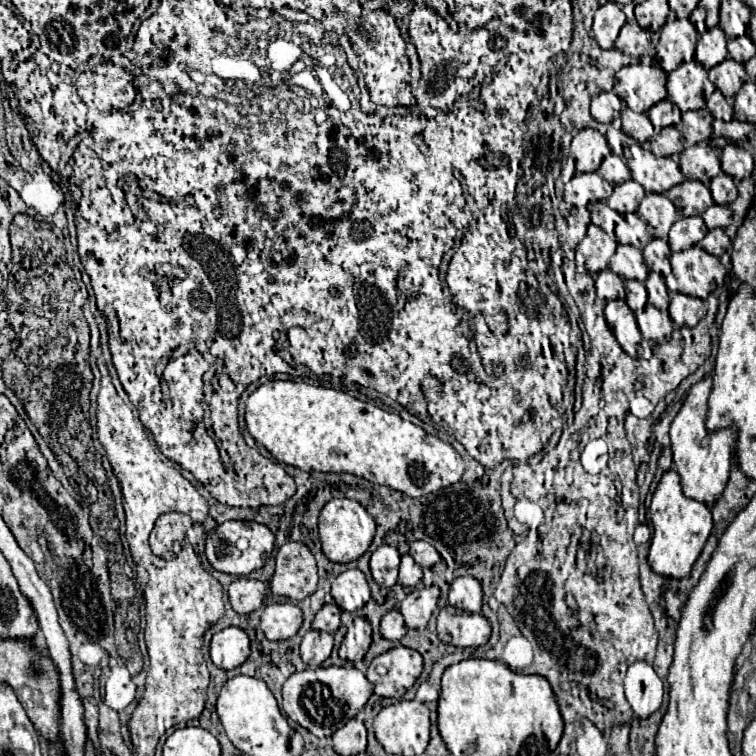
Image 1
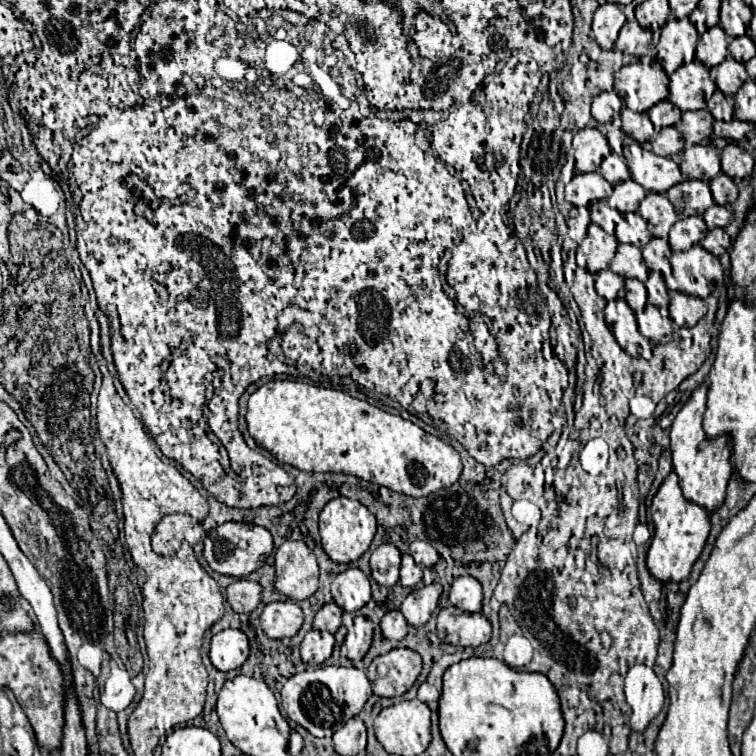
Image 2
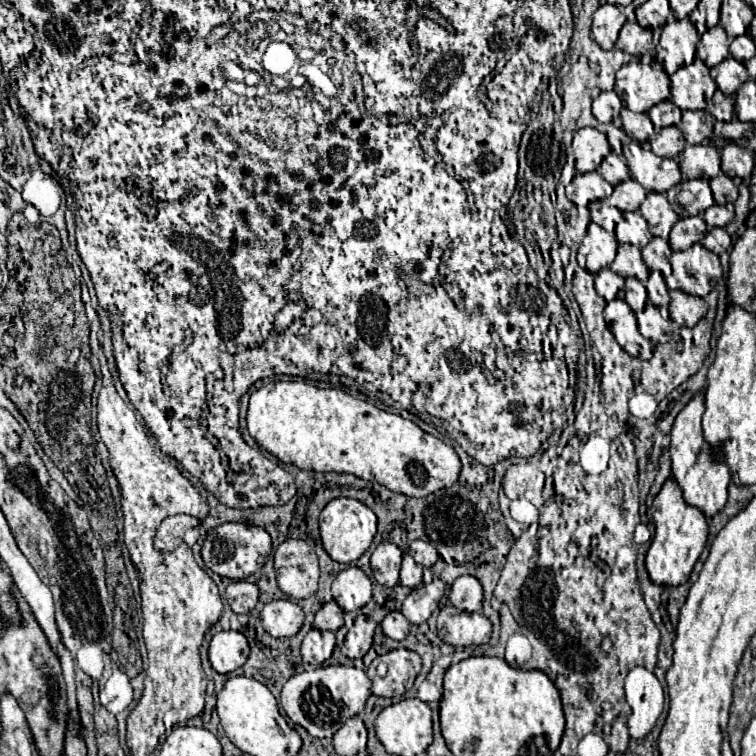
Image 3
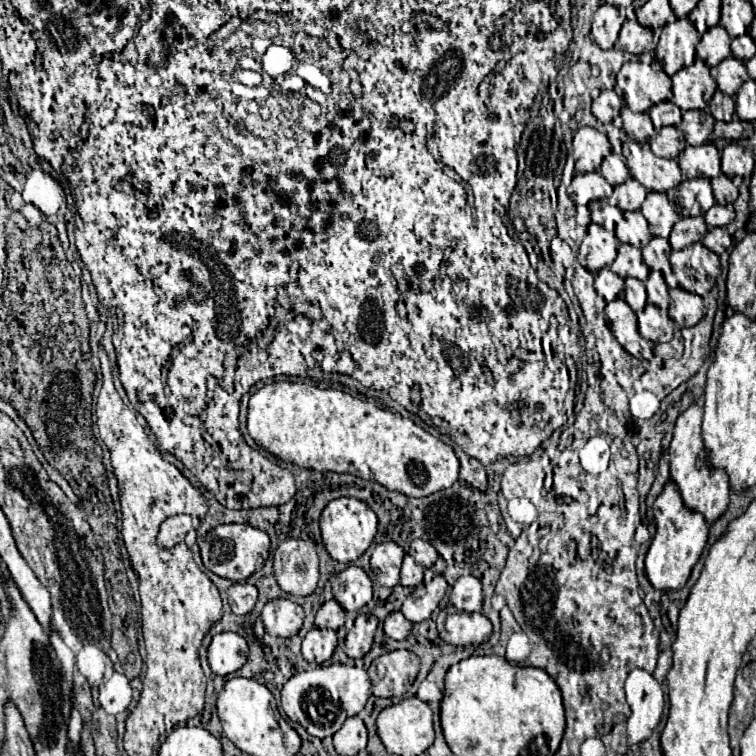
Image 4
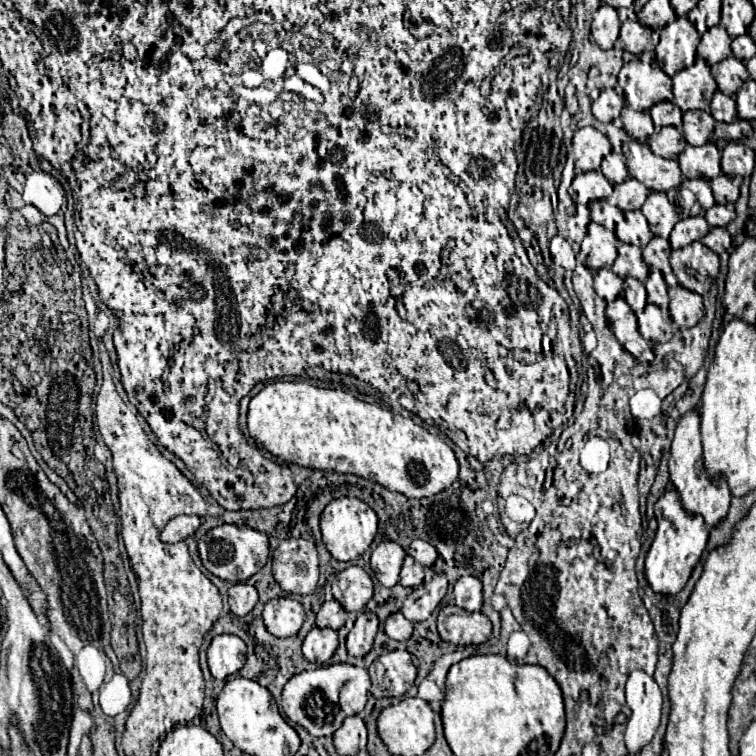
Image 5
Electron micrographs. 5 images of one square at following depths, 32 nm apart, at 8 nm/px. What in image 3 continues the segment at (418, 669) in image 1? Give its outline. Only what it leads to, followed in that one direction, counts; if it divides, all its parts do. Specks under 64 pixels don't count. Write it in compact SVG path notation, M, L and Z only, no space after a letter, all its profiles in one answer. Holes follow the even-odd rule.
M396 648L384 656L374 658L366 672L372 680L372 694L400 698L412 688L420 668L420 656L406 648Z

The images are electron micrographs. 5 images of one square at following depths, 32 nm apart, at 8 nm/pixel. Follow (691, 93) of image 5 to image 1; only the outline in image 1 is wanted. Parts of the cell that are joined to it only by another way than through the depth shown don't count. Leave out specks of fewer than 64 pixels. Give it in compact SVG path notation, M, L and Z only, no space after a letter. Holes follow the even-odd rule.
M684 62L668 74L668 100L674 102L682 112L706 108L708 96L716 86L708 80L708 72L698 62Z

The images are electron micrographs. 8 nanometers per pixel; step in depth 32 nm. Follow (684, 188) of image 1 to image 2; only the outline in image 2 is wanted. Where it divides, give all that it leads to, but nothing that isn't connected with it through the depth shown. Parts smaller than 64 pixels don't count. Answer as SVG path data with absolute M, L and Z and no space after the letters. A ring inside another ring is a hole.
M684 180L678 184L680 194L688 194L684 202L684 216L702 216L712 204L712 192L702 180Z

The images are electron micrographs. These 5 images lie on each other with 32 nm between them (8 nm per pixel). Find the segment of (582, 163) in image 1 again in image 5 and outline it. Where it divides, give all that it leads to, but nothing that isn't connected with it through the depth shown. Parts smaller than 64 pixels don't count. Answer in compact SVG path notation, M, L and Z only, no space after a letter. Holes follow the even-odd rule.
M592 126L576 130L572 148L574 148L576 172L600 170L600 162L604 160L604 156L608 156L612 152L612 144L606 138L606 134L598 132Z

